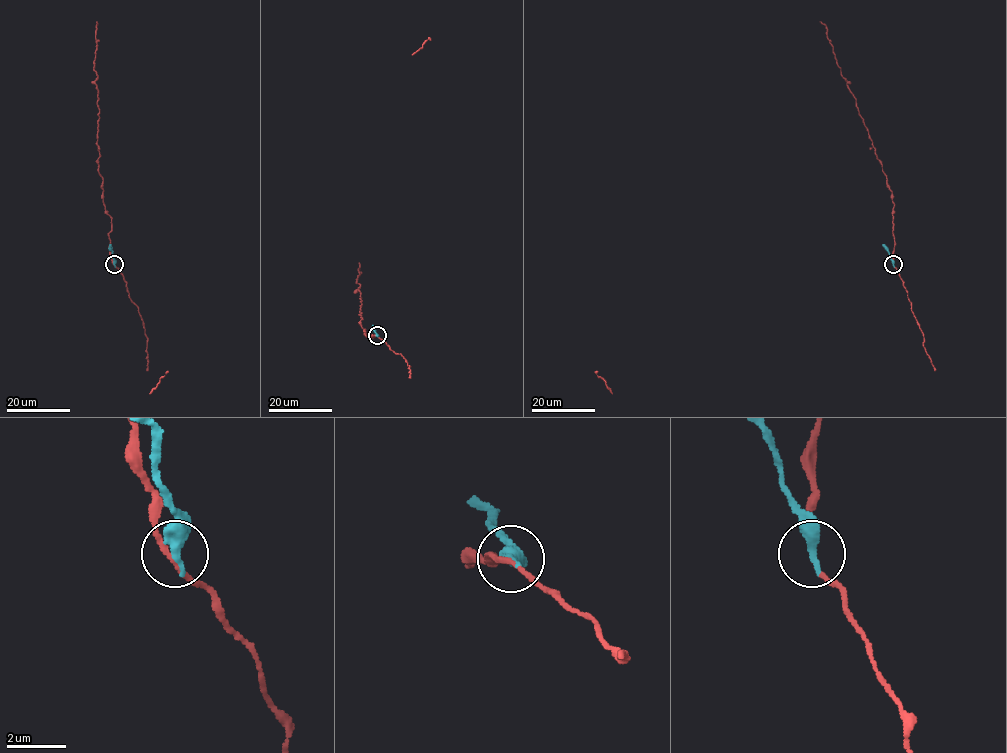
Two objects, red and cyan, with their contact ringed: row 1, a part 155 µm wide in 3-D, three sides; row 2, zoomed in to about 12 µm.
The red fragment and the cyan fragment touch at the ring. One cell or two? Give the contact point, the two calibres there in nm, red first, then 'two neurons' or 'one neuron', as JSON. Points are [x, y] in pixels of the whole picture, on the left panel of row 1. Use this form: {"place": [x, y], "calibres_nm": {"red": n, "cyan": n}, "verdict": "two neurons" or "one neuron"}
{"place": [114, 264], "calibres_nm": {"red": 160, "cyan": 480}, "verdict": "two neurons"}

